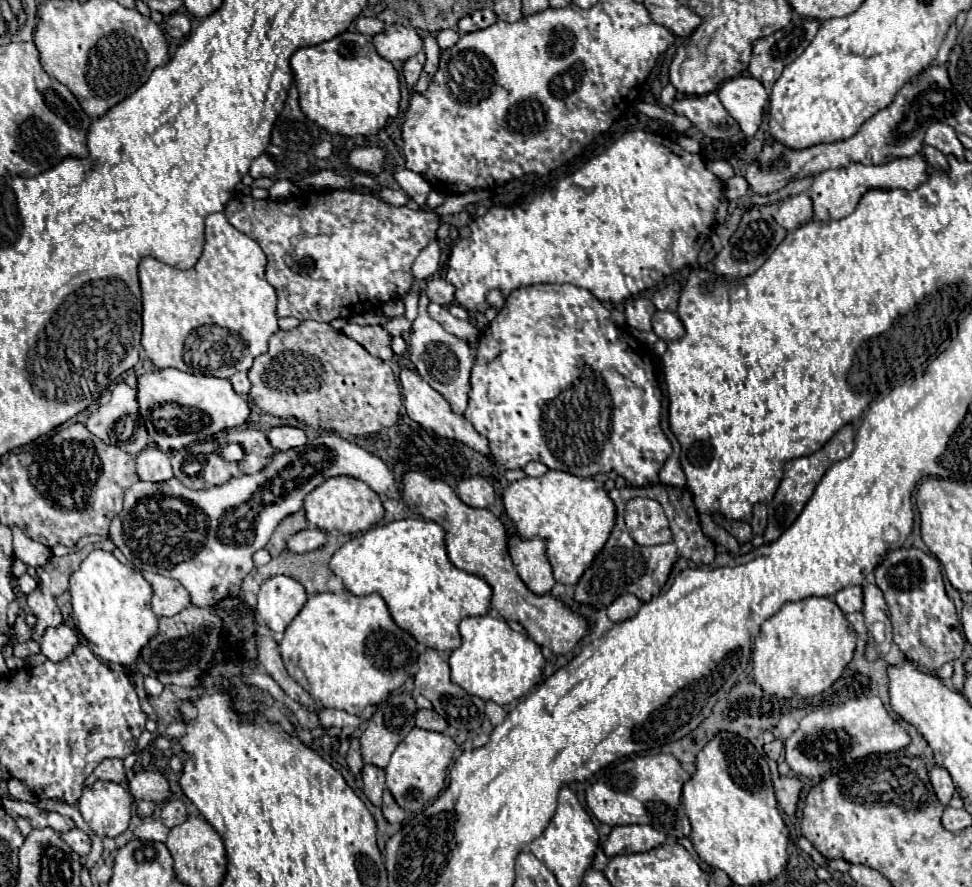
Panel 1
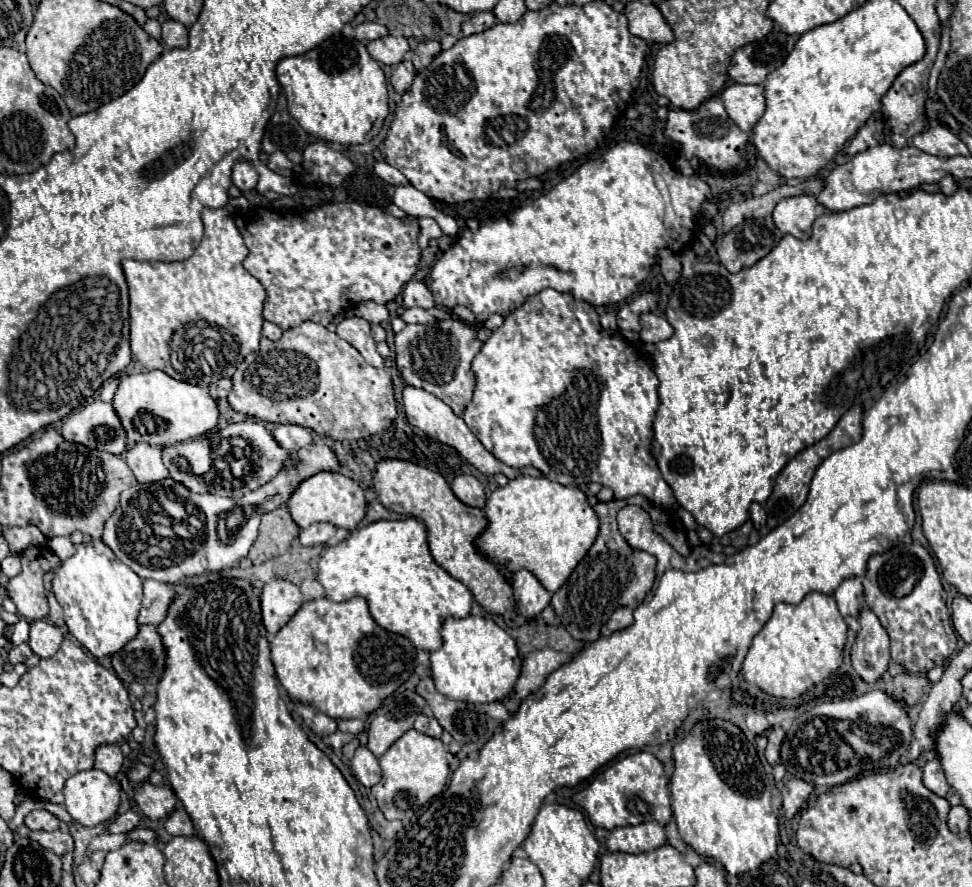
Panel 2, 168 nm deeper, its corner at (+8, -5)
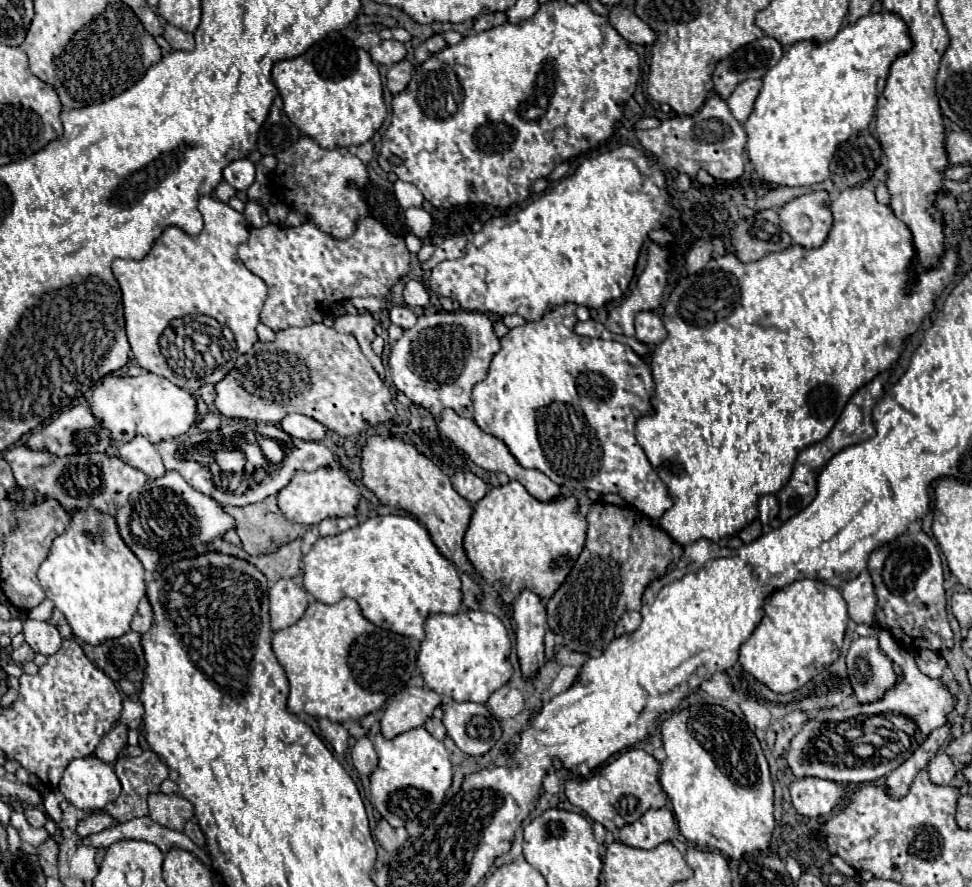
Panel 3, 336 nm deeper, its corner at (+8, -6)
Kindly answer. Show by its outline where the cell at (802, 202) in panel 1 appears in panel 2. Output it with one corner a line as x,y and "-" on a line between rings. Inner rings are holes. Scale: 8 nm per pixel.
792,196
776,204
772,218
784,234
806,240
812,234
814,220
824,212
826,208
816,200
816,196

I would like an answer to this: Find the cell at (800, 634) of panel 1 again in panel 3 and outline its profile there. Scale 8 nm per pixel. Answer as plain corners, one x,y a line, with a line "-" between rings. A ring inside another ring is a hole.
814,579
794,581
766,599
764,619
740,647
740,663
774,693
794,693
838,659
846,623
846,601
836,587

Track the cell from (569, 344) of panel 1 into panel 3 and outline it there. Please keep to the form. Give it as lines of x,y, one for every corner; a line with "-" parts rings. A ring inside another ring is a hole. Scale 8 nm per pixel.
564,303
544,313
540,321
528,321
510,329
500,339
500,351
492,357
486,379
472,389
474,421
484,433
504,441
522,467
542,471
556,485
568,491
592,489
600,495
614,493
644,515
662,519
672,507
672,499
634,437
638,417
652,413
654,385
650,367
628,345
602,339
586,341
576,335
574,325
586,319
590,319
586,307

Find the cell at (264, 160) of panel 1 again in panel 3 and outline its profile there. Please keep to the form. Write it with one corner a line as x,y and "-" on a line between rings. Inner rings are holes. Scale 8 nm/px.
238,159
232,161
226,169
224,169
224,181
230,183
234,189
242,191
248,189
254,183
254,163
248,159

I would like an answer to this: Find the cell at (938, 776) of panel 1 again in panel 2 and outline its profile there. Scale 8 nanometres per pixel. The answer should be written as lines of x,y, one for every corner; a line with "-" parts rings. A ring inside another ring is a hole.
930,758
924,764
924,784
926,784
926,788
936,792
938,796
946,796
948,794
950,784
946,780
946,774
944,774
942,764
940,764
938,758

